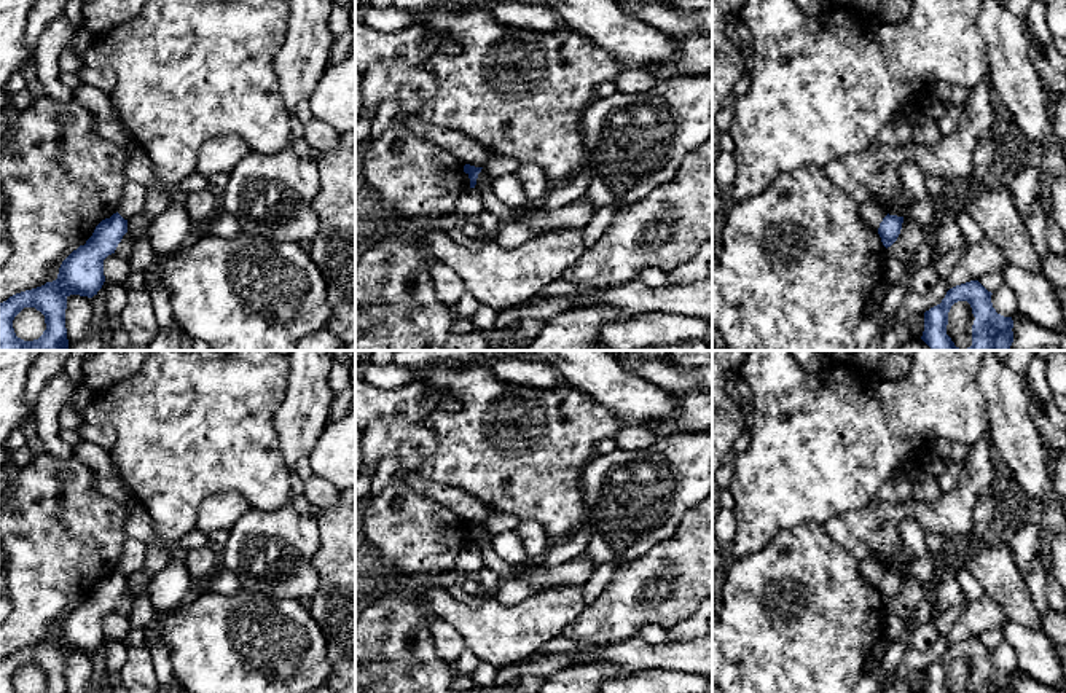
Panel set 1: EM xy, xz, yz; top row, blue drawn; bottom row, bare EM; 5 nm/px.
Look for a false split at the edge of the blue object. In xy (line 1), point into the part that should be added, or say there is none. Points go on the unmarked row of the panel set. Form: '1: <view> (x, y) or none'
1: none

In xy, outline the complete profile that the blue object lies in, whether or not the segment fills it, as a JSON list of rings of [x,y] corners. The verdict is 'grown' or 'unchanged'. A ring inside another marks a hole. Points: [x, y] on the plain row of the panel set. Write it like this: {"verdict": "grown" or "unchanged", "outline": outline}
{"verdict": "unchanged", "outline": [[[118,569],[113,570],[96,583],[84,602],[62,618],[56,637],[0,660],[0,693],[16,693],[13,677],[24,664],[35,664],[45,672],[46,687],[41,693],[67,693],[67,655],[97,652],[105,639],[104,617],[115,610],[126,589],[127,577]]]}

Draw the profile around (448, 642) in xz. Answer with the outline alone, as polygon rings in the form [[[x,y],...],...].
[[[430,615],[427,626],[441,660],[453,664],[467,650],[462,636],[449,623]]]

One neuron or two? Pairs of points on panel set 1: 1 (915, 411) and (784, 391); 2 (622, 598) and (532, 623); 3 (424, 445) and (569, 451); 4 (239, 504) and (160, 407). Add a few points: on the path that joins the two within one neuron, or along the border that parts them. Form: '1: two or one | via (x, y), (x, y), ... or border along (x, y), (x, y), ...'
1: one | via (883, 411), (816, 411)
2: two | border along (585, 606), (561, 633)
3: two | border along (427, 422), (435, 437), (435, 451), (418, 470)
4: two | border along (252, 505), (238, 493), (215, 493), (198, 513)

